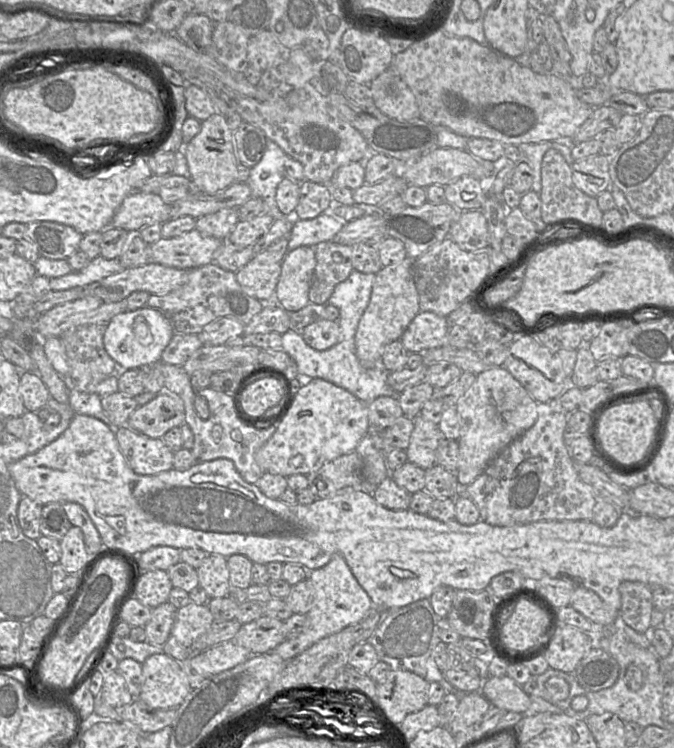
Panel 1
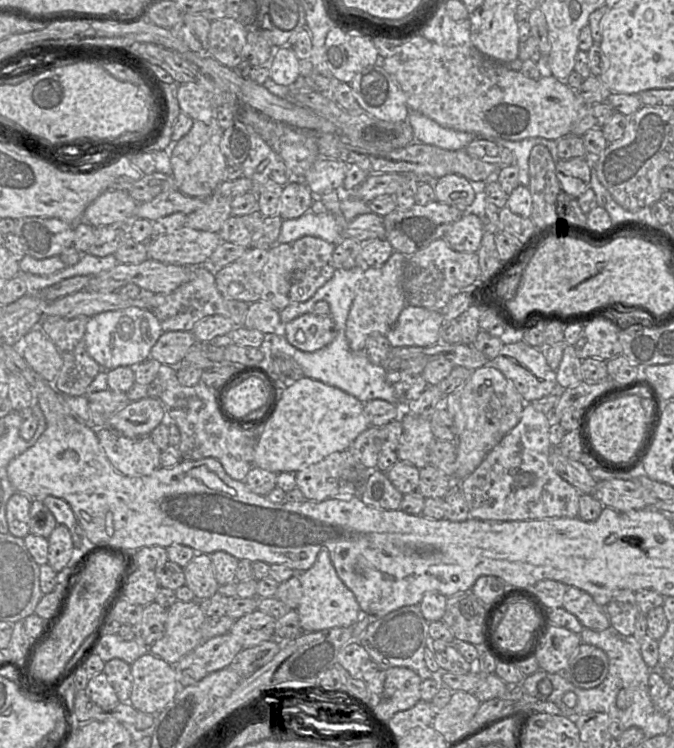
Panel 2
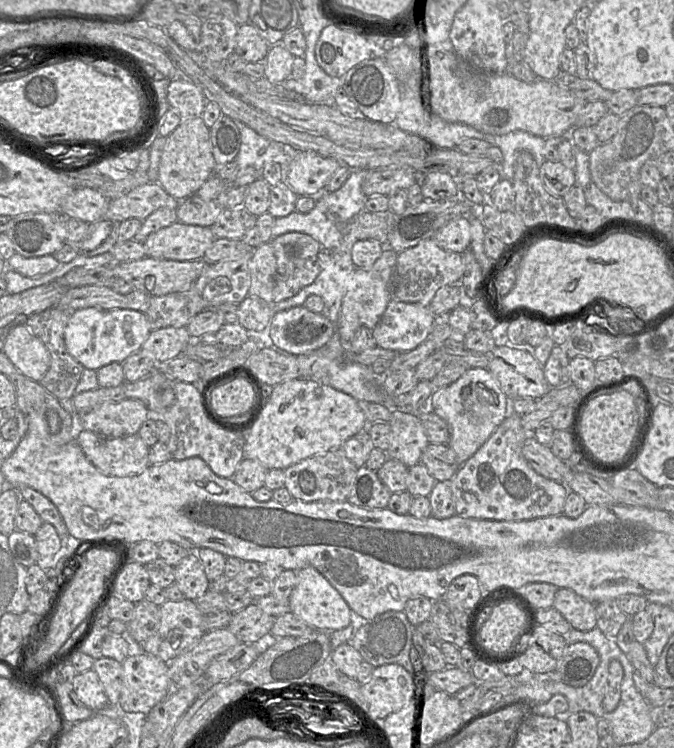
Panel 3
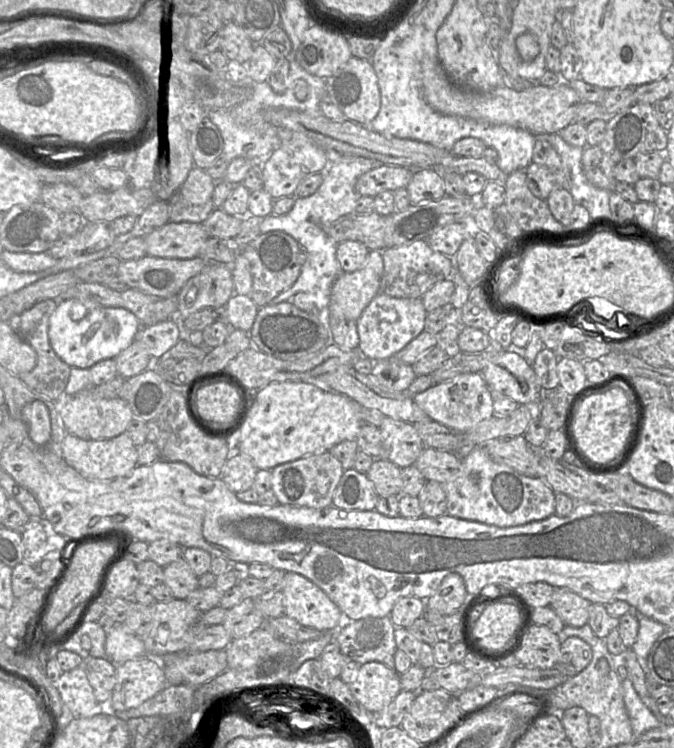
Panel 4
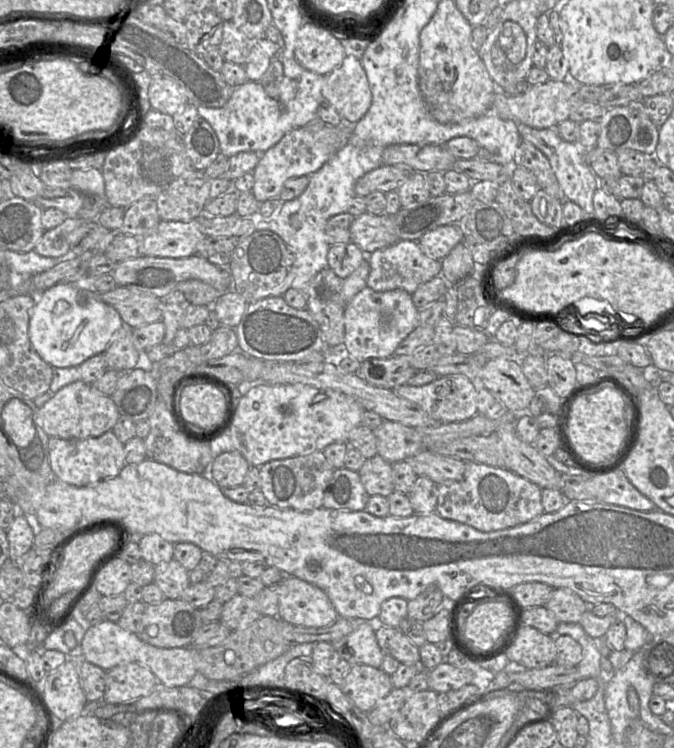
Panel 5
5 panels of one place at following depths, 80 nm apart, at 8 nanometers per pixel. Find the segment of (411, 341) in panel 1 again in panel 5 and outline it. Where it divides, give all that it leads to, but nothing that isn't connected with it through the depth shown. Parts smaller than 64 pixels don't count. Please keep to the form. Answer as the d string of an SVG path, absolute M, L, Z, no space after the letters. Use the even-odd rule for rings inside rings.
M366 287L344 310L344 352L361 363L371 358L389 358L398 345L419 326L418 309L412 296L403 290L376 292Z

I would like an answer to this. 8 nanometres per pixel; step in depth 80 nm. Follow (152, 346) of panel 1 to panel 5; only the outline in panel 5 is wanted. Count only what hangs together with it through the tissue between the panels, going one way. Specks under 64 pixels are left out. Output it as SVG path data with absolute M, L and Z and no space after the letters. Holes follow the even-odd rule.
M89 281L86 284L57 284L36 295L29 319L29 339L38 355L53 368L78 367L88 358L103 354L113 334L123 325L118 311L100 299Z

